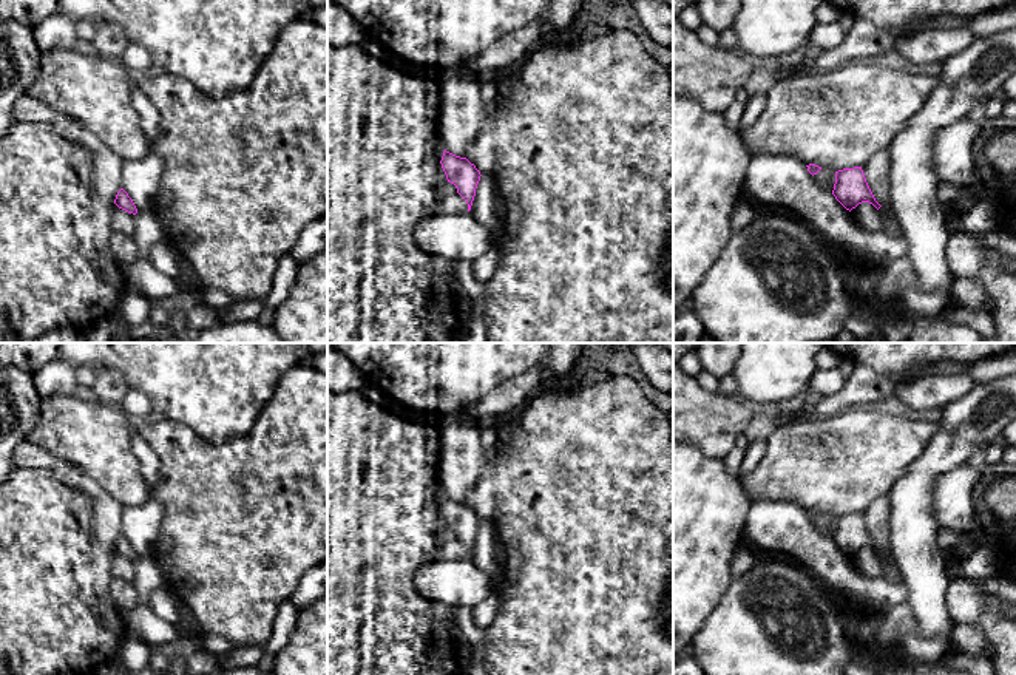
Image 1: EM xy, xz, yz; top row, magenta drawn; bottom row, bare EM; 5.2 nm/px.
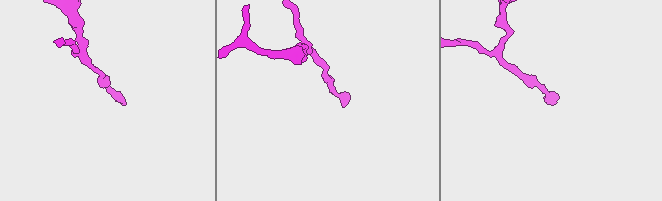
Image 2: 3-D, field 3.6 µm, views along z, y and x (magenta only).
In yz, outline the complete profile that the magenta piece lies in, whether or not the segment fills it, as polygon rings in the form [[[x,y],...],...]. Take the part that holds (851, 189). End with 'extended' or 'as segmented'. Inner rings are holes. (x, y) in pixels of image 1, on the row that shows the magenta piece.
[[[862,167],[843,168],[835,171],[832,195],[849,212],[862,202],[869,202],[877,210],[882,207],[875,201]]]; as segmented

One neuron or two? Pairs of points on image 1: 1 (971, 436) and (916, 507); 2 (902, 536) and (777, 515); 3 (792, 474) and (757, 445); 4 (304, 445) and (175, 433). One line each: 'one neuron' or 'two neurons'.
1: one neuron
2: two neurons
3: two neurons
4: one neuron

